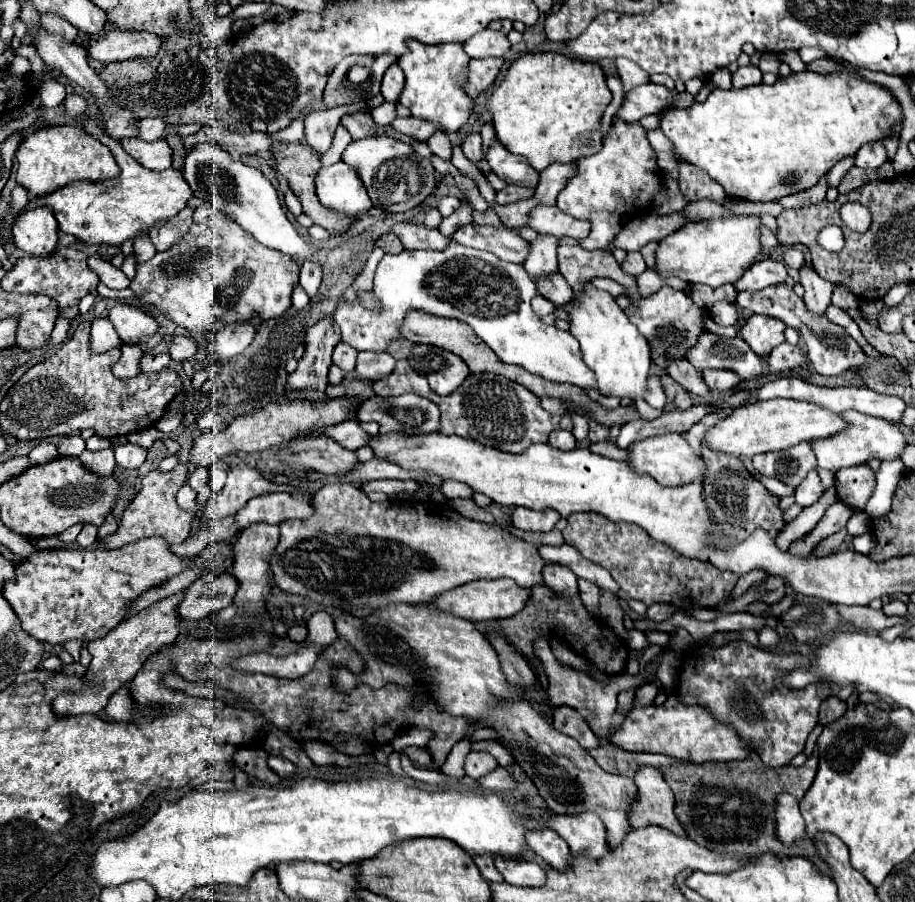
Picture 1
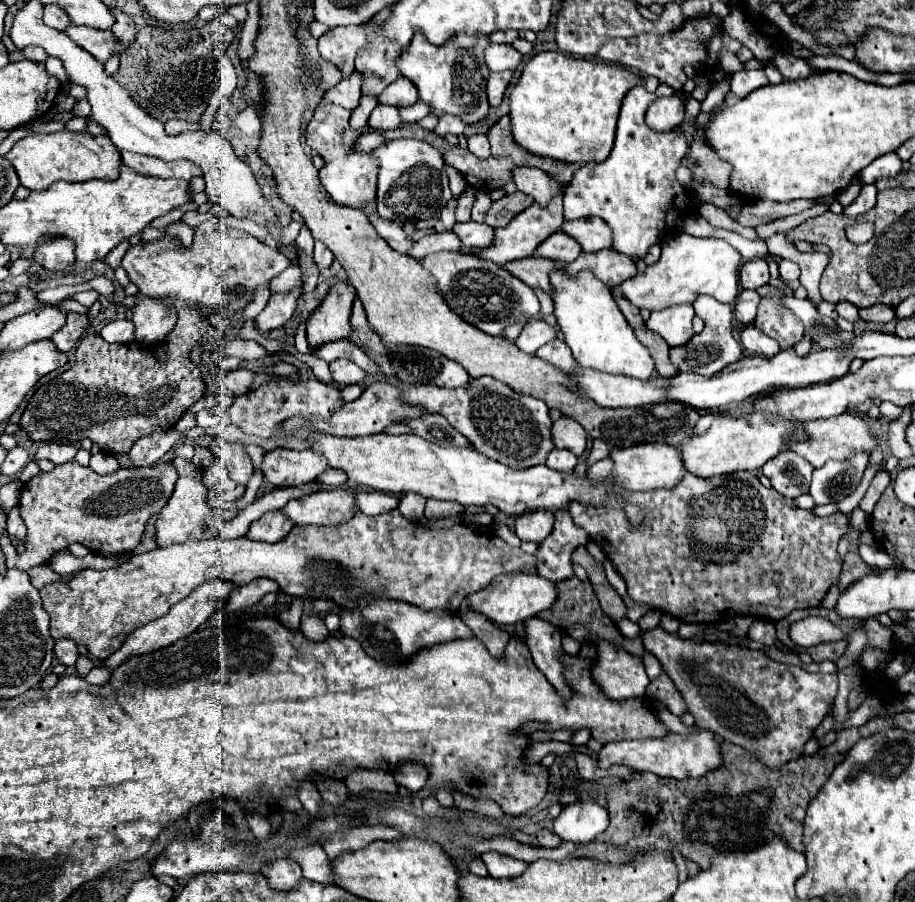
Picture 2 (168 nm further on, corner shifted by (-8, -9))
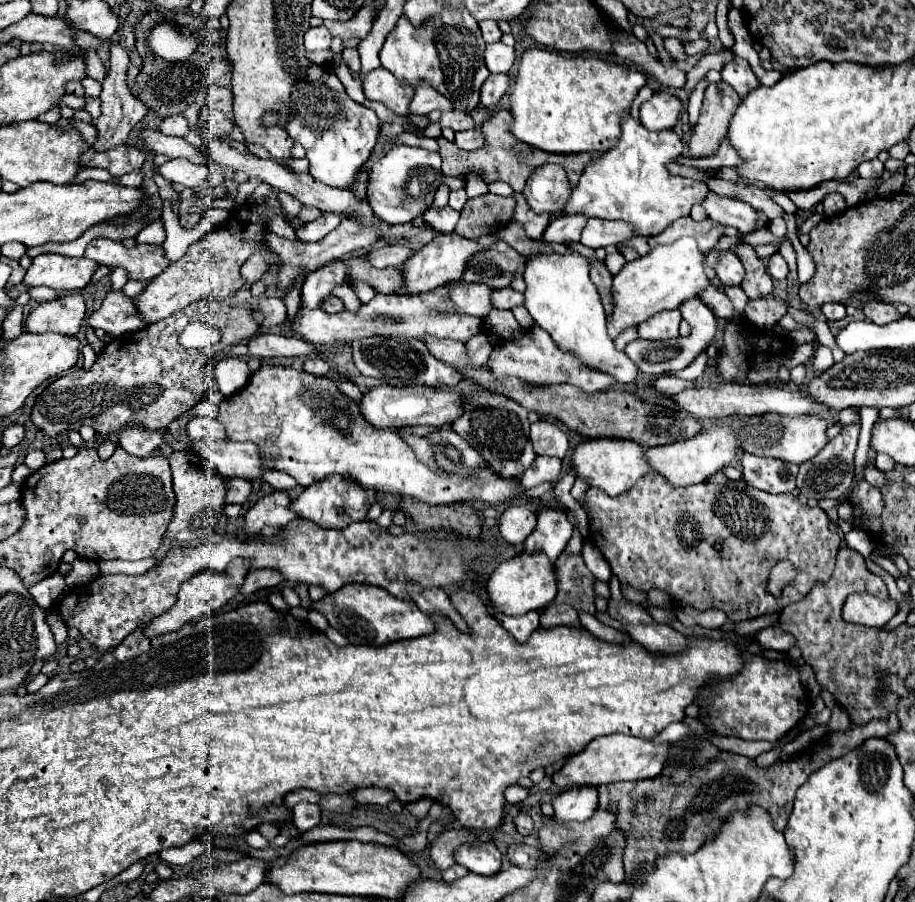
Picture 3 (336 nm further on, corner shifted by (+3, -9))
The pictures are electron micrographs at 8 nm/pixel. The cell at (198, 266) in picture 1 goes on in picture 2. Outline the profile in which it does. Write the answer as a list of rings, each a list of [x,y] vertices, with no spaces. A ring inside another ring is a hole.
[[[211,218],[197,226],[189,248],[179,250],[177,238],[161,238],[149,244],[139,242],[127,250],[121,266],[143,296],[183,300],[191,308],[219,308],[235,316],[253,302],[257,286],[269,286],[275,276],[291,266],[291,260],[245,230],[231,228],[221,218]]]

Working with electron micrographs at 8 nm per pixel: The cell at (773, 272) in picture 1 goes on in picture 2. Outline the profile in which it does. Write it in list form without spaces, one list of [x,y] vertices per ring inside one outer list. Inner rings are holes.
[[[765,260],[745,262],[745,266],[739,270],[739,280],[741,280],[741,286],[743,288],[757,290],[759,286],[767,284],[769,278],[771,276],[769,276],[769,268],[767,268],[767,262]]]

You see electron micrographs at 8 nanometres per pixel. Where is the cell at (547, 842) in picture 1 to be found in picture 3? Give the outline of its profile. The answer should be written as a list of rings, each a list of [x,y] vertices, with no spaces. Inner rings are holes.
[[[520,812],[516,818],[514,818],[514,824],[516,824],[516,830],[522,834],[522,836],[530,836],[532,830],[534,830],[534,824],[532,824],[532,818],[524,812]]]

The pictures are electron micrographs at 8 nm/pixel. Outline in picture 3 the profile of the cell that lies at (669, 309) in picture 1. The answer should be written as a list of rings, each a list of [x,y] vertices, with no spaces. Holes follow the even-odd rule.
[[[678,310],[660,312],[638,326],[638,336],[644,340],[668,340],[678,336],[678,324],[682,316]]]

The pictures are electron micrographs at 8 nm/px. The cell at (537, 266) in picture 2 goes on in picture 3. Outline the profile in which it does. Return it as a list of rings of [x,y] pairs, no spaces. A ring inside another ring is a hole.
[[[498,240],[488,250],[476,252],[464,270],[464,282],[486,284],[492,288],[510,286],[514,272],[524,272],[524,256],[520,256],[504,240]]]

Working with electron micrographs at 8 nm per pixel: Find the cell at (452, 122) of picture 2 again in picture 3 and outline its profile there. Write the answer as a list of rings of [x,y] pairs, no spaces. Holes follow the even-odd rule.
[[[456,110],[444,112],[444,114],[442,114],[442,118],[440,118],[440,124],[442,124],[442,126],[452,128],[454,132],[474,128],[474,120],[472,120],[472,116],[470,116],[470,114],[466,114],[466,112],[456,112]]]

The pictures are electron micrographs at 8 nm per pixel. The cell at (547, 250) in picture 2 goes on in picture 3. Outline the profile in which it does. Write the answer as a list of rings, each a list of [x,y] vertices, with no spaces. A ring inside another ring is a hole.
[[[572,214],[572,218],[552,218],[548,228],[544,230],[546,242],[568,242],[580,240],[580,232],[588,218],[580,218],[580,214]]]

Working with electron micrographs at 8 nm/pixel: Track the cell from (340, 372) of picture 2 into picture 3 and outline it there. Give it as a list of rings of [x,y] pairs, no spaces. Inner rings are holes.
[[[308,358],[304,362],[304,370],[314,374],[314,376],[326,376],[330,372],[330,364],[326,360],[322,360],[322,358]]]

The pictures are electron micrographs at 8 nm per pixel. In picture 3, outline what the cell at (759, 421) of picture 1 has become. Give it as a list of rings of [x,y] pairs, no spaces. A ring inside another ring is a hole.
[[[720,424],[720,426],[712,426],[712,428],[704,430],[702,434],[694,436],[690,440],[684,440],[684,442],[646,448],[644,456],[646,456],[648,466],[652,470],[656,470],[656,474],[664,476],[668,480],[668,484],[672,484],[672,486],[690,486],[690,484],[704,482],[712,474],[720,472],[724,466],[732,464],[738,458],[736,448],[738,448],[736,434],[730,430],[730,426]]]

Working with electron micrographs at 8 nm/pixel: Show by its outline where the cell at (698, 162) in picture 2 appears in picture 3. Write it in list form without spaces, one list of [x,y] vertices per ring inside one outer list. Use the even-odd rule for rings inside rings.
[[[722,80],[706,88],[700,120],[688,142],[692,158],[712,156],[718,150],[720,140],[726,136],[728,122],[740,102],[742,98],[736,94],[736,90],[732,90],[732,86]]]

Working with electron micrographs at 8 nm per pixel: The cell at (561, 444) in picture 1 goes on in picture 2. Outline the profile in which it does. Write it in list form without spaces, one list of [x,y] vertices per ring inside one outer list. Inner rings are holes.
[[[555,448],[549,456],[547,456],[547,462],[545,462],[549,468],[553,470],[561,470],[561,472],[569,472],[577,466],[577,456],[571,454],[569,450],[559,450]]]

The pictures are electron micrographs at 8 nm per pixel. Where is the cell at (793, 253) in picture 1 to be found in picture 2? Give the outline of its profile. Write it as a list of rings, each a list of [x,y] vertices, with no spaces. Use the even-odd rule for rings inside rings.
[[[779,260],[779,274],[781,274],[781,278],[783,278],[785,282],[791,282],[791,280],[799,280],[801,270],[799,270],[799,266],[797,266],[795,262],[791,262],[791,260]]]

